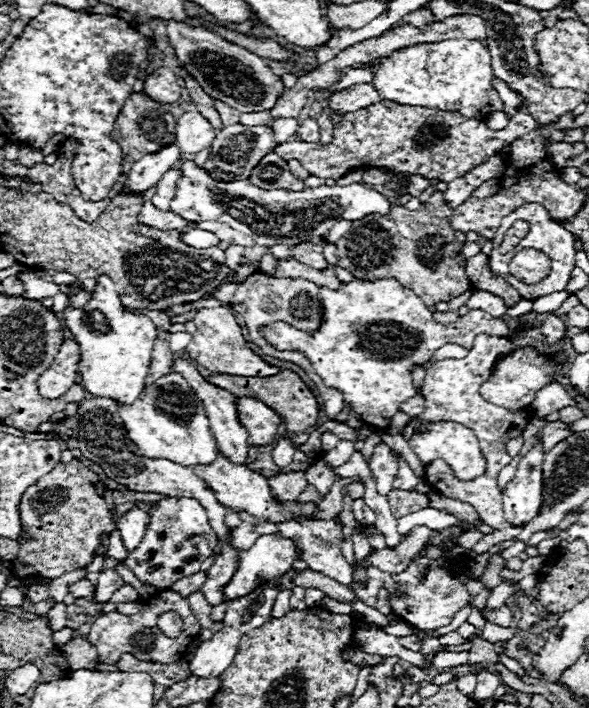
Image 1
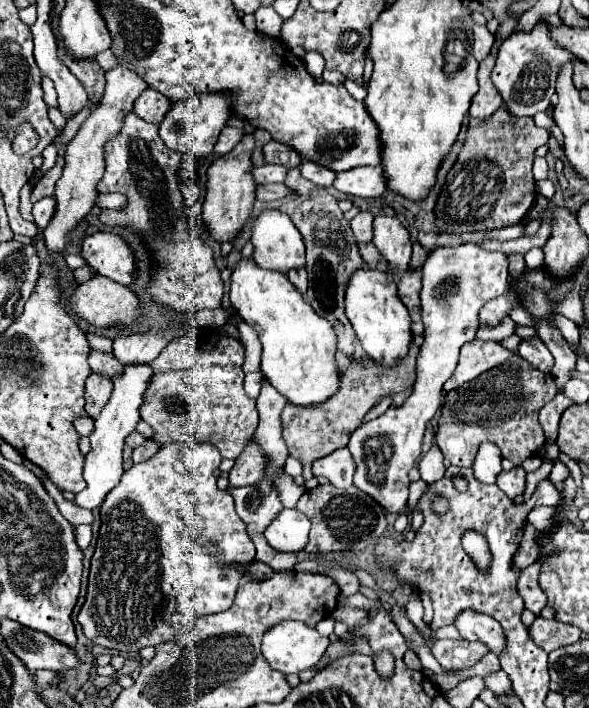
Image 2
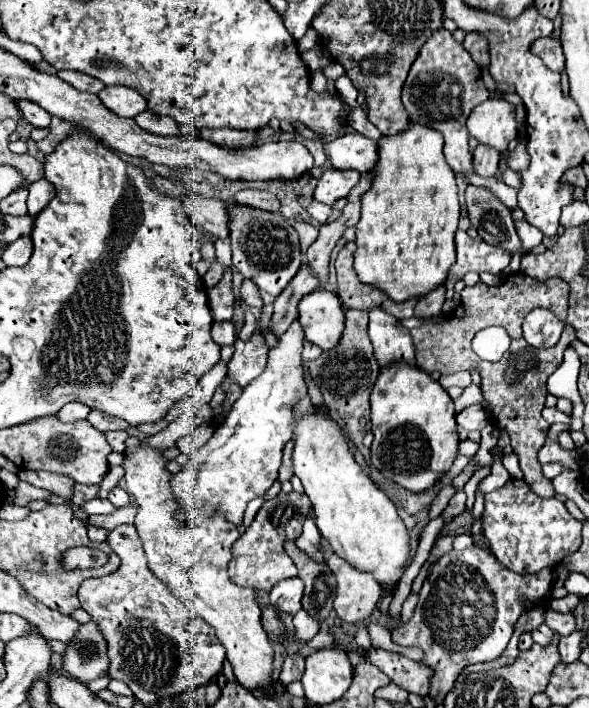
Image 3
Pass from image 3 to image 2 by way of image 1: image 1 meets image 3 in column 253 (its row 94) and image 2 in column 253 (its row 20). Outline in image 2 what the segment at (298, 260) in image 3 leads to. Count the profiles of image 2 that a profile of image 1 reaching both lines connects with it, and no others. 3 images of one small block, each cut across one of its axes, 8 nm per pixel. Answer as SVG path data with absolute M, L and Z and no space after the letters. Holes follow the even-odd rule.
M264 164L260 168L254 168L252 170L252 176L254 176L254 182L256 184L268 184L268 182L284 182L286 172L288 170L284 170L284 166Z

